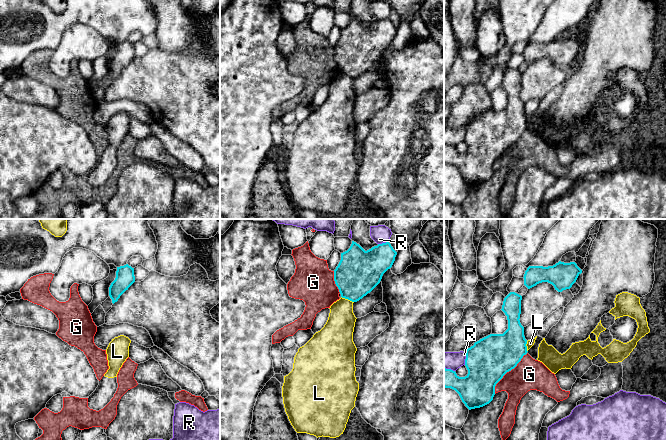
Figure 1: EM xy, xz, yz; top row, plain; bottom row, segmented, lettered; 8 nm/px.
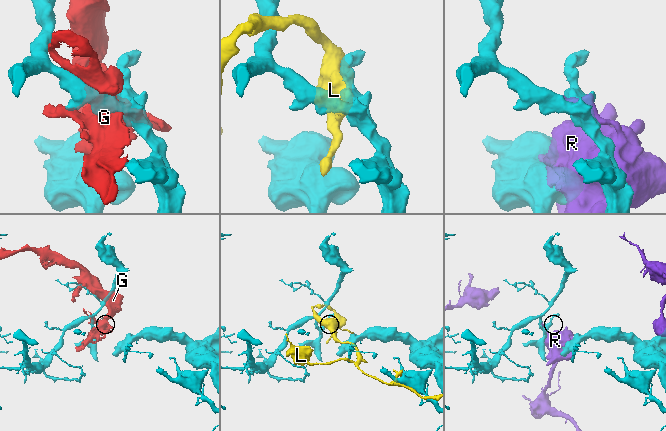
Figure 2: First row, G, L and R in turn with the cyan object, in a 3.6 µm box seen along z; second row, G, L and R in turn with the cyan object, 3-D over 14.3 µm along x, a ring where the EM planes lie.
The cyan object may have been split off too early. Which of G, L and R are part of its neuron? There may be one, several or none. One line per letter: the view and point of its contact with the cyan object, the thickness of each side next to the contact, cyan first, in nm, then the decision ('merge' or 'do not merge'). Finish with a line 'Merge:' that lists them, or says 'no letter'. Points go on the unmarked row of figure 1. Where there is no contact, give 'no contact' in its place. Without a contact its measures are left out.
G: yz (507, 147) | 360/260 nm | do not merge
L: xz (347, 74) | 360/240 nm | do not merge
R: yz (466, 134) | 360/140 nm | do not merge
Merge: no letter

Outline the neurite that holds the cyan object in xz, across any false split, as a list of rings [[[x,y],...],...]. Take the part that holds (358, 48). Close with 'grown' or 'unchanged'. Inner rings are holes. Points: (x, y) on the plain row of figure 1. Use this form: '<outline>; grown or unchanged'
[[[352,17],[350,24],[341,29],[341,36],[334,46],[334,57],[342,74],[357,78],[370,69],[381,57],[383,50],[392,43],[397,28],[389,18],[378,20],[365,27]]]; unchanged

